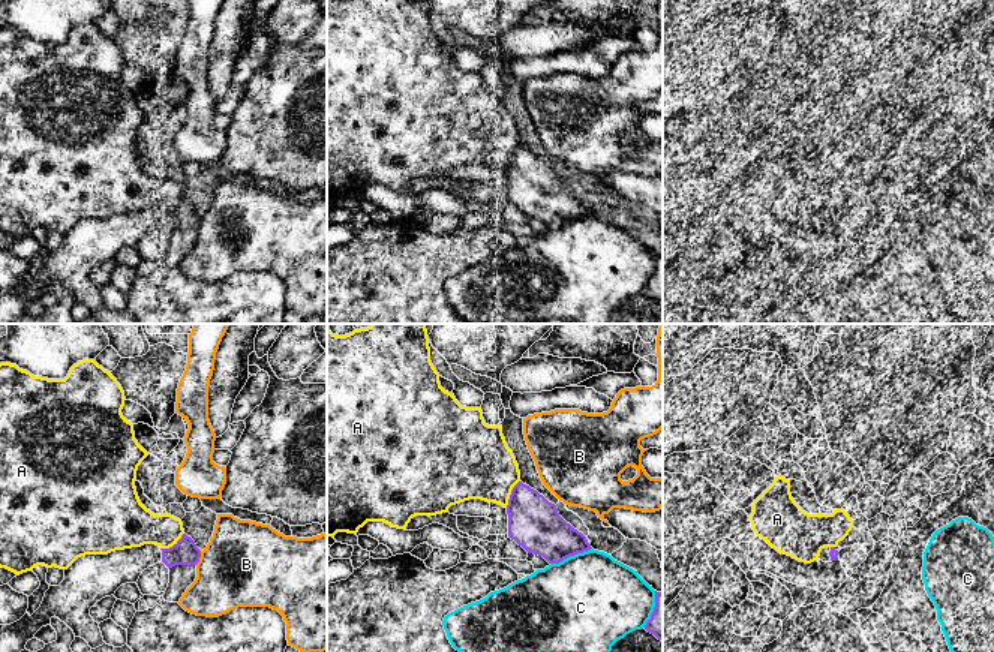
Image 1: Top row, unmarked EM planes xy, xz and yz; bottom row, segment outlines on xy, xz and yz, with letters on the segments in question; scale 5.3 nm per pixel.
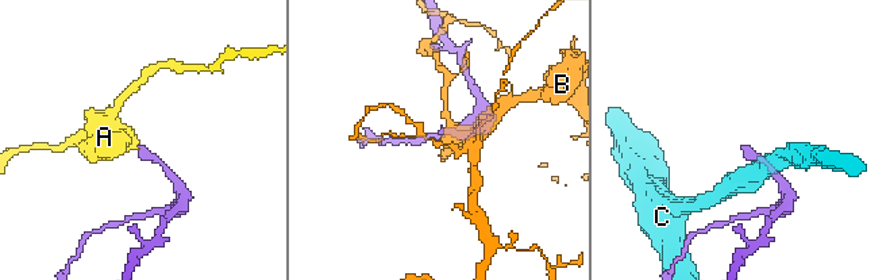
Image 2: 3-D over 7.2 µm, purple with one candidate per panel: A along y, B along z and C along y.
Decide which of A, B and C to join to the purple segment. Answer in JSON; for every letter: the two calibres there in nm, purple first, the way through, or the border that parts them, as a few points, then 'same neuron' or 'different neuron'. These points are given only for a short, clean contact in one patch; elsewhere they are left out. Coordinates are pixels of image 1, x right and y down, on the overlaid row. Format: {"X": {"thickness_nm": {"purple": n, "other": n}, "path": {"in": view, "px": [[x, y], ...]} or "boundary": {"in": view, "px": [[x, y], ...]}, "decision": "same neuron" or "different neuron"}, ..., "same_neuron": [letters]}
{"A": {"thickness_nm": {"purple": 280, "other": 380}, "decision": "different neuron"}, "B": {"thickness_nm": {"purple": 140, "other": 460}, "decision": "different neuron"}, "C": {"thickness_nm": {"purple": 280, "other": 480}, "decision": "different neuron"}, "same_neuron": []}

